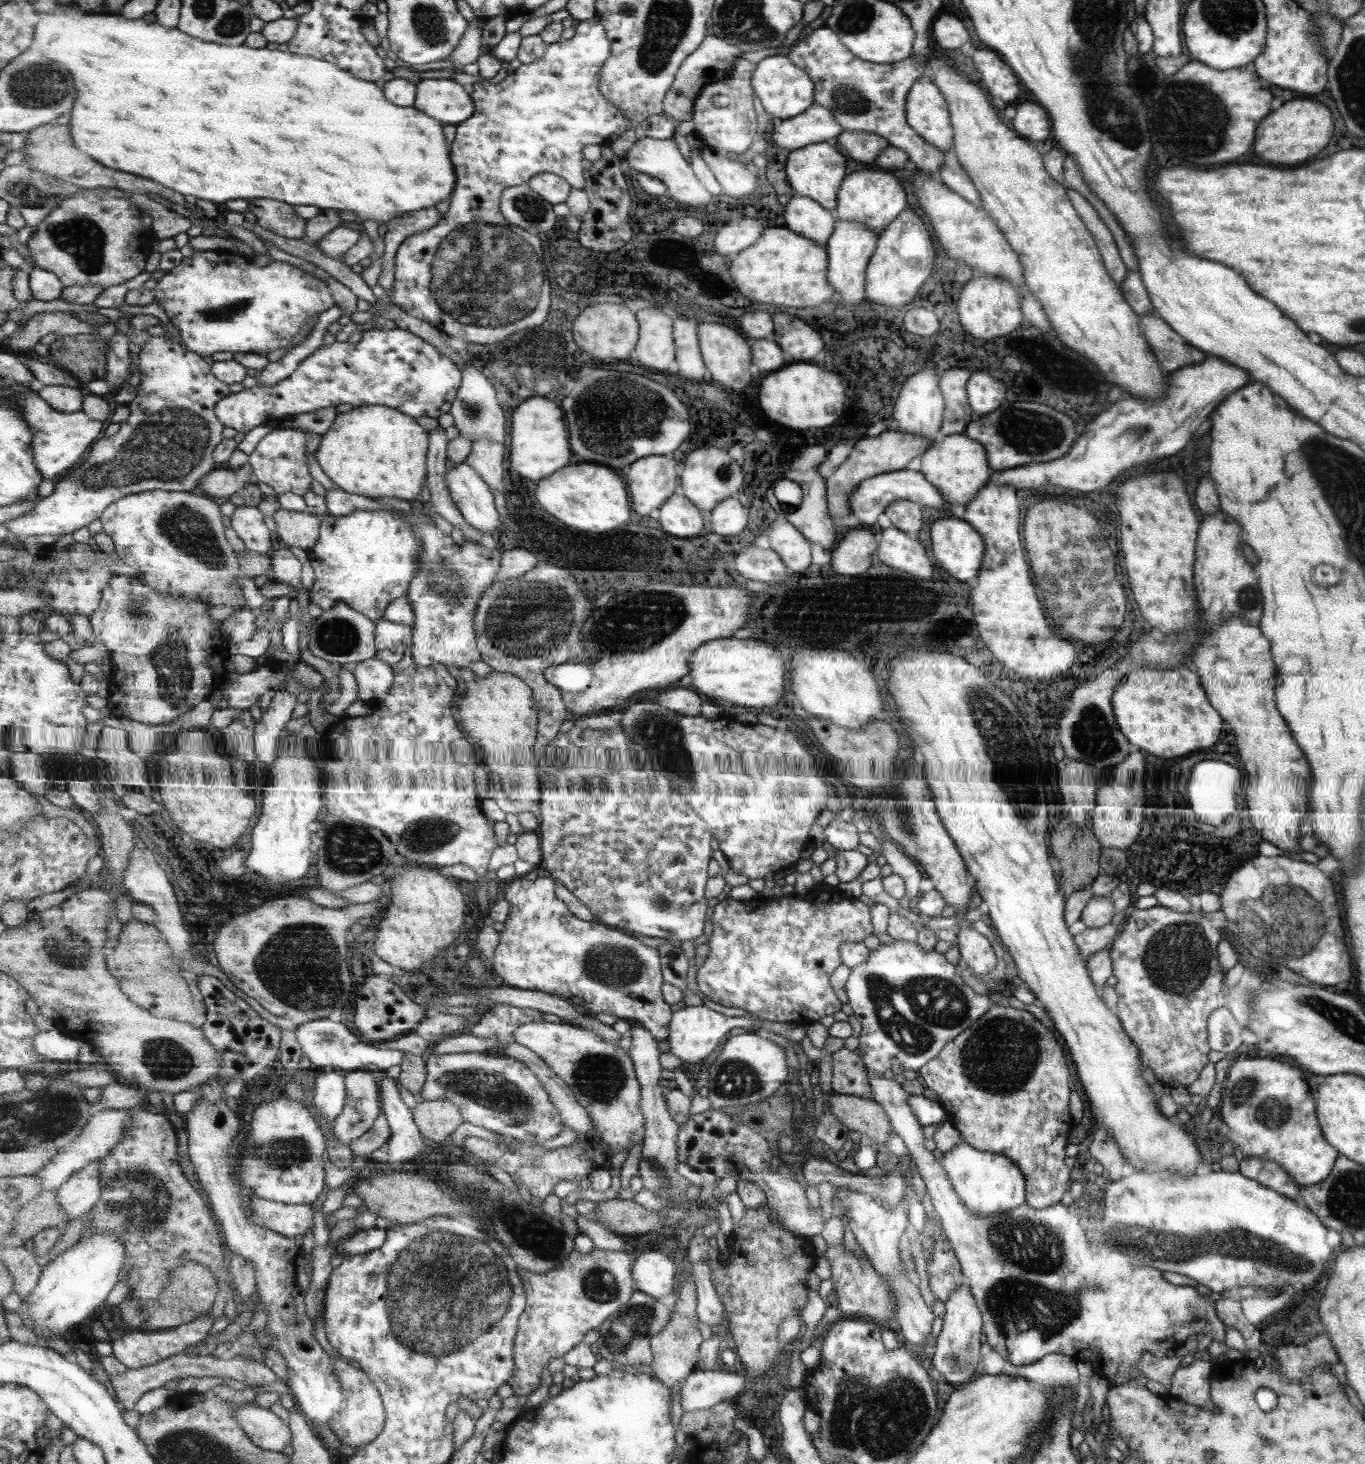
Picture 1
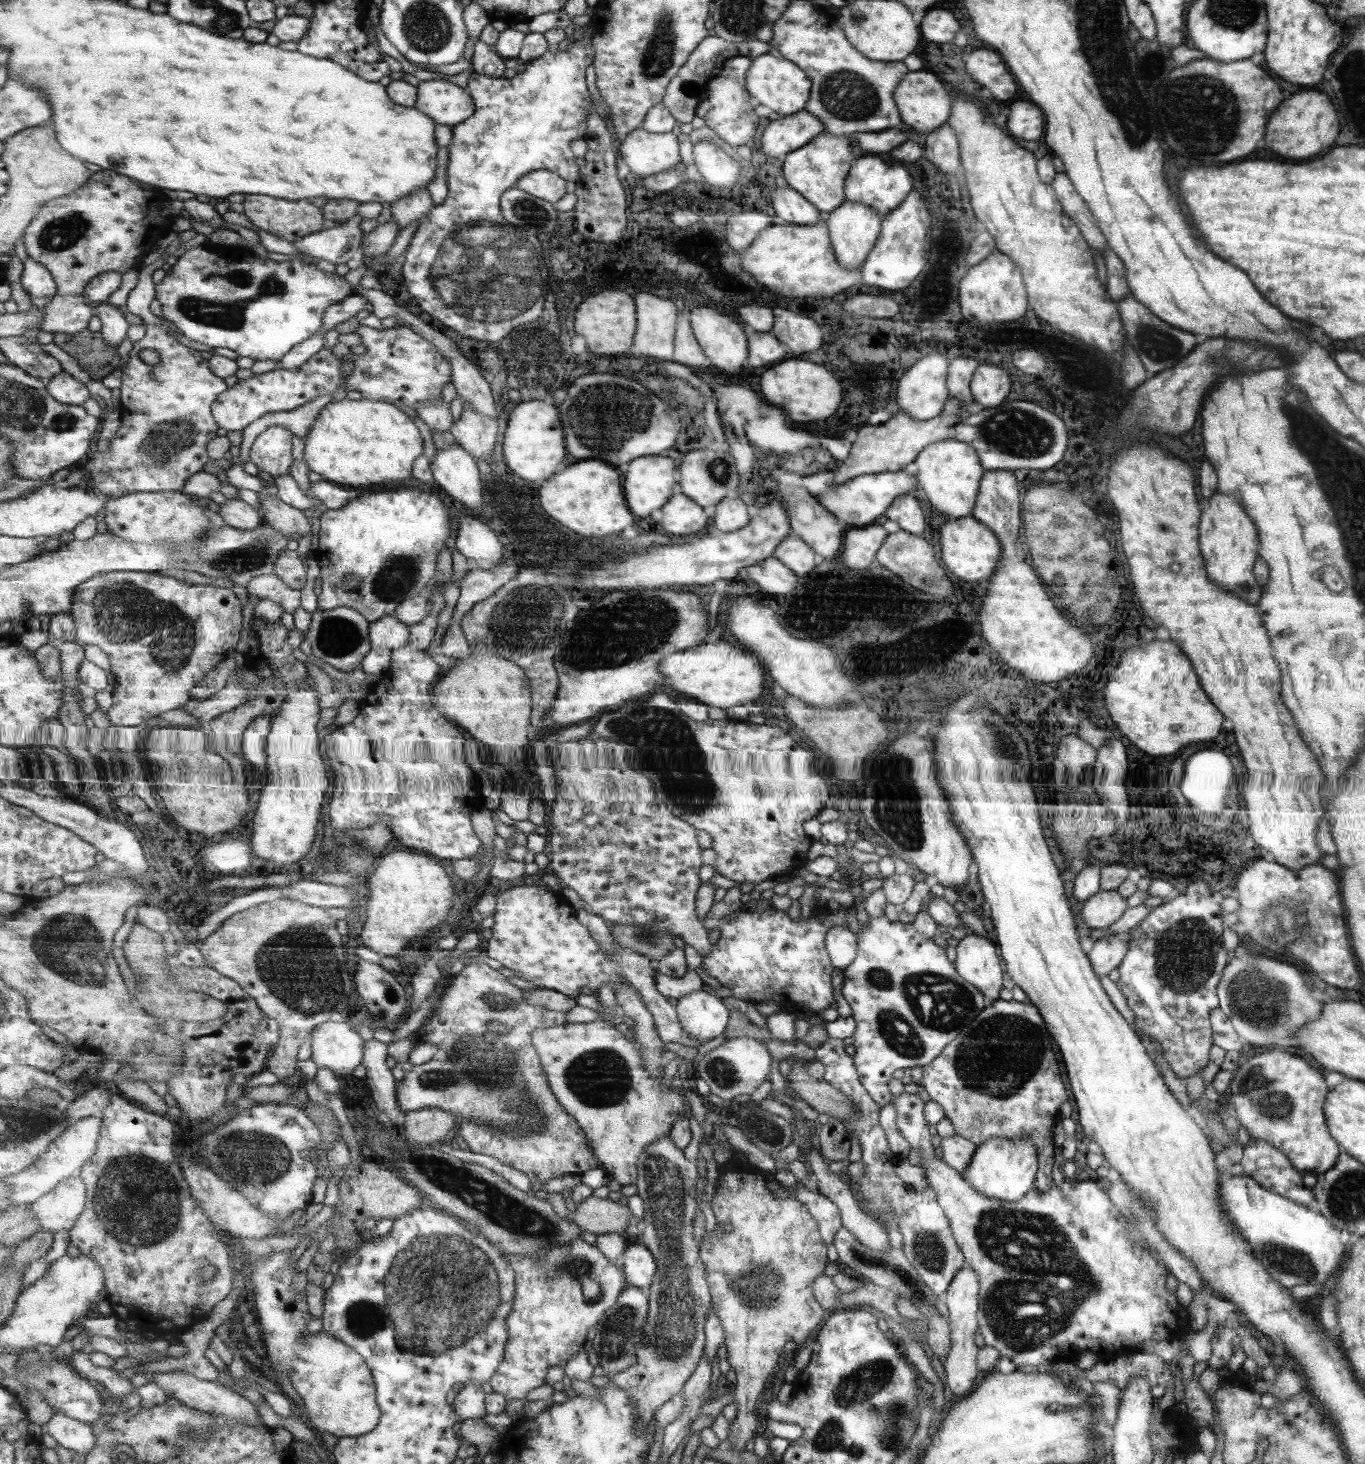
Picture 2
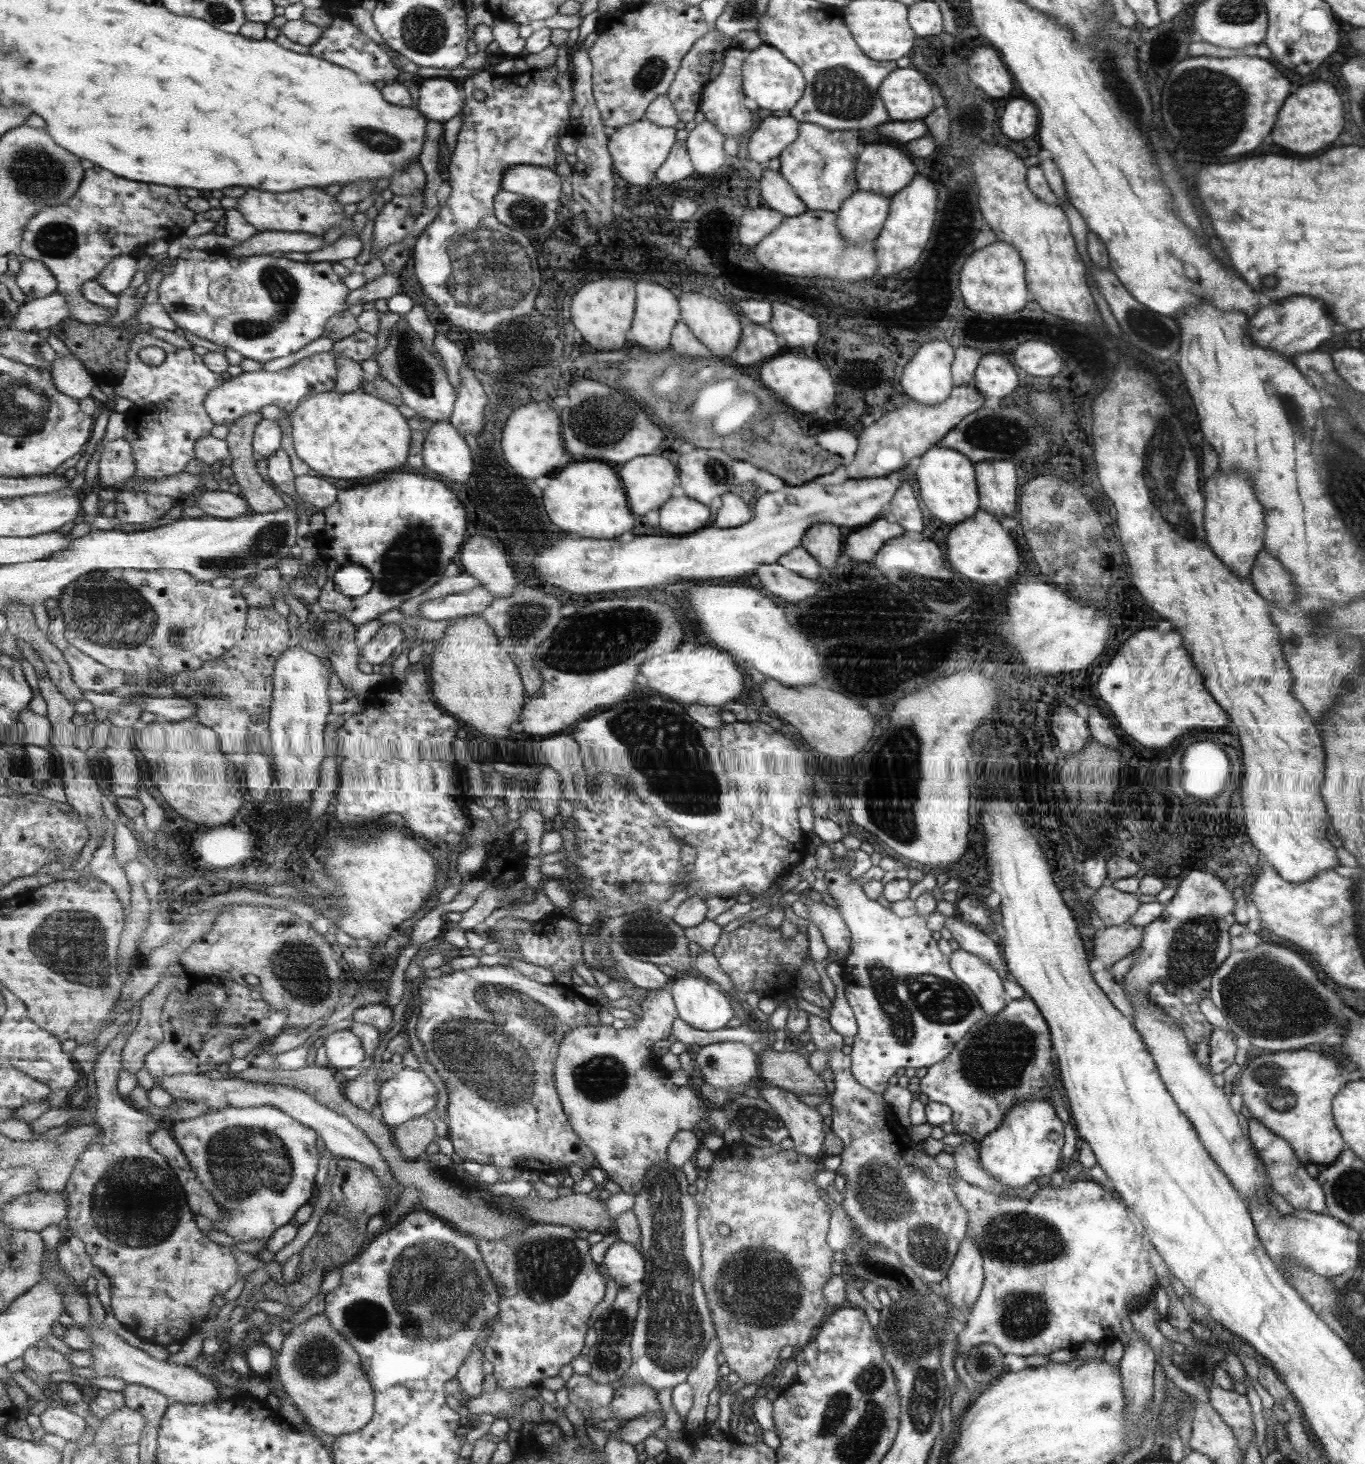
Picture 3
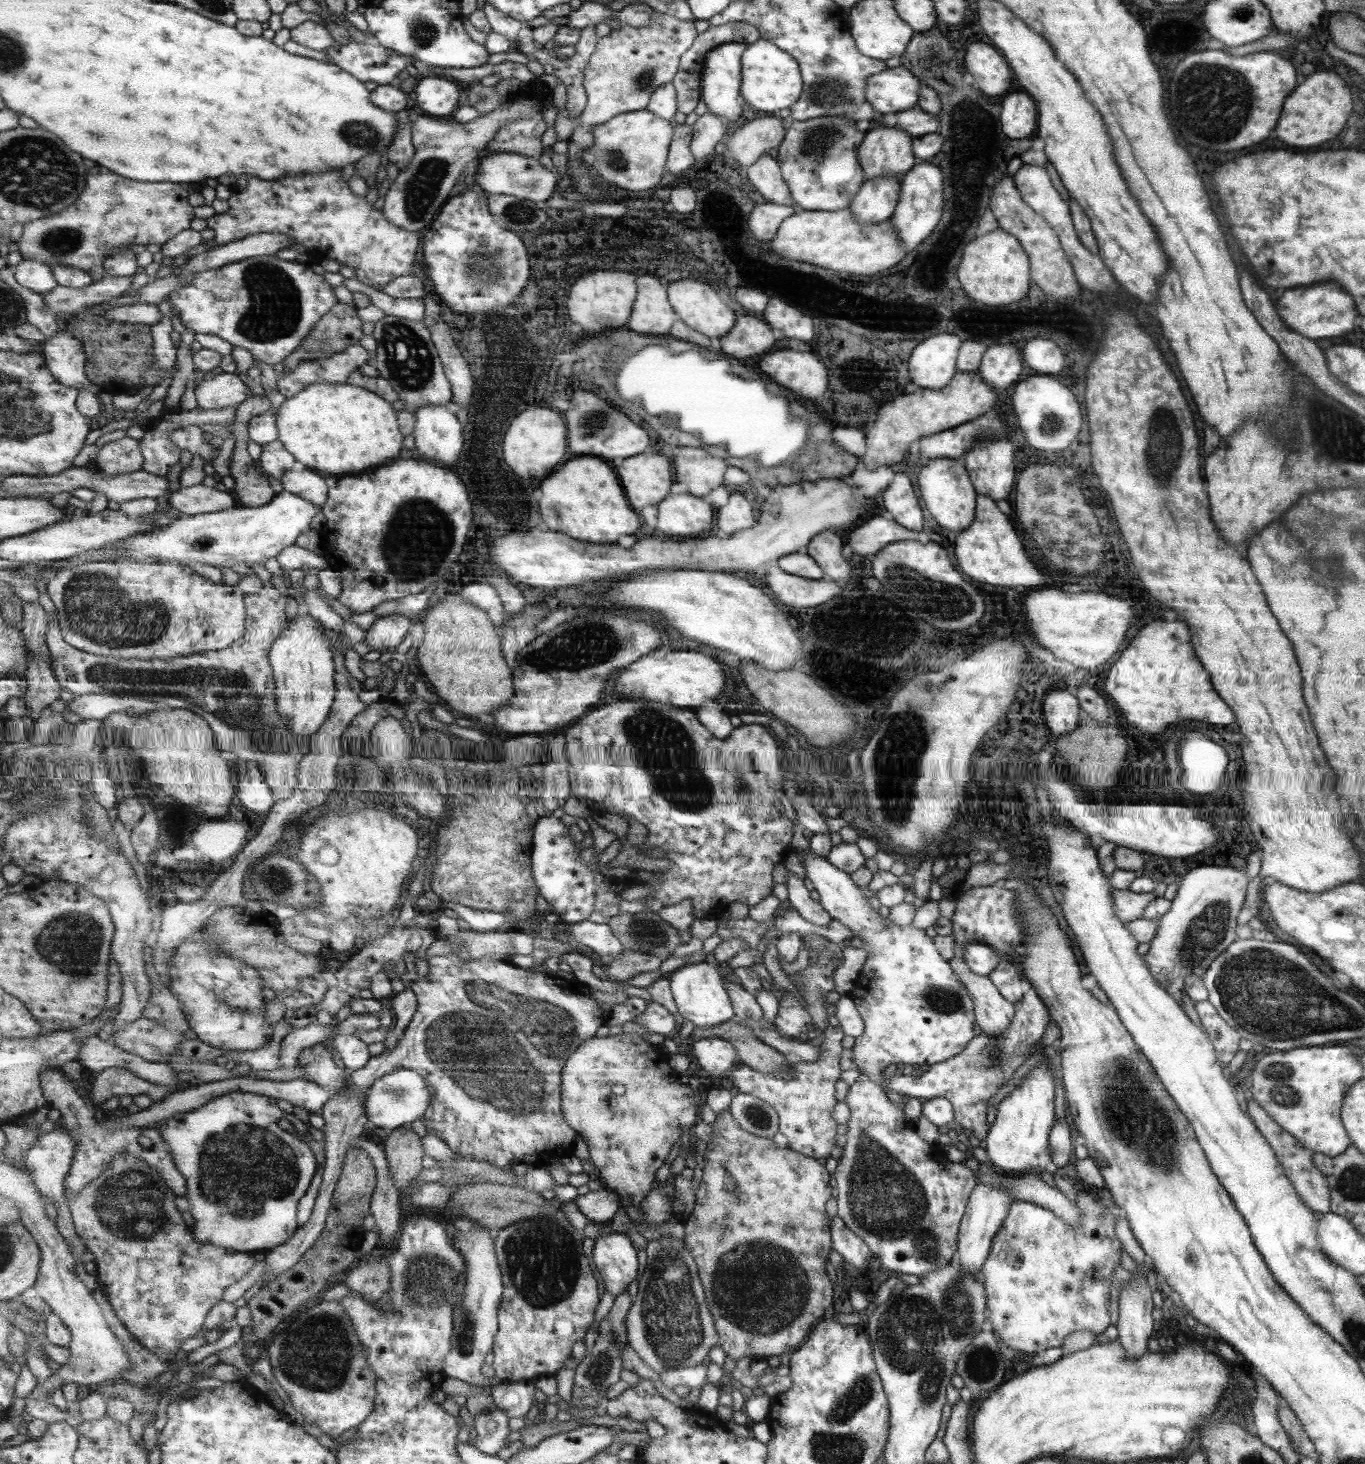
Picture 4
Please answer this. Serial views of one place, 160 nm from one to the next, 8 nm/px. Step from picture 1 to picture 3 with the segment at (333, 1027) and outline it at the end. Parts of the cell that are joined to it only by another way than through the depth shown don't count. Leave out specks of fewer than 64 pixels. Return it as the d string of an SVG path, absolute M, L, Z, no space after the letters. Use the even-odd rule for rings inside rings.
M335 1031L326 1036L324 1044L329 1062L335 1069L361 1068L365 1064L368 1052L362 1040L351 1031Z

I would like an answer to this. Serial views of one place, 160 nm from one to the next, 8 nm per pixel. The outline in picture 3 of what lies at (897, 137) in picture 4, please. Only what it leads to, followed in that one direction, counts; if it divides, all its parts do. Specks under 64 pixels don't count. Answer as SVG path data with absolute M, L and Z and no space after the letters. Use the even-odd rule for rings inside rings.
M878 140L864 145L855 176L859 190L891 198L910 184L915 177L915 166L901 150L893 148L893 144L879 144Z

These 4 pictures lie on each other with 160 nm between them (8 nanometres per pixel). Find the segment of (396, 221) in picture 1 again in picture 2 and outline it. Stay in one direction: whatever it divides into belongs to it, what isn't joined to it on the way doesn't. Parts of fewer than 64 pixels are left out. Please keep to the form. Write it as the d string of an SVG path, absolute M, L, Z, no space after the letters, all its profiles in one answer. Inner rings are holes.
M419 187L409 196L399 198L391 204L391 218L400 224L402 230L412 222L423 220L435 206L427 187Z

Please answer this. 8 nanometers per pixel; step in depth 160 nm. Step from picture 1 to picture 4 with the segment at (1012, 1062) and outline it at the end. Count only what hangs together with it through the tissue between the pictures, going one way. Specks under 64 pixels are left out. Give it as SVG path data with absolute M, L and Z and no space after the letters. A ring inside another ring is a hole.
M1030 988L1022 994L1022 999L1014 1003L1014 1017L1011 1019L1007 1031L997 1039L991 1036L979 1034L969 1041L962 1052L946 1061L932 1064L927 1071L919 1077L911 1075L885 1076L883 1069L880 1070L877 1083L885 1084L885 1088L894 1090L909 1099L925 1098L925 1100L944 1098L947 1099L954 1109L954 1121L962 1128L969 1128L974 1136L981 1140L985 1138L988 1128L985 1125L985 1109L988 1098L991 1098L1003 1086L1017 1066L1025 1060L1024 1054L1029 1045L1041 1038L1050 1011L1046 1003L1039 995Z

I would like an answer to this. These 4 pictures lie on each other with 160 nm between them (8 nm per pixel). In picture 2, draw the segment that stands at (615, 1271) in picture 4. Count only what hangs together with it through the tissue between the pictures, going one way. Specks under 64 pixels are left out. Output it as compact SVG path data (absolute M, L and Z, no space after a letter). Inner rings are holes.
M633 1242L623 1256L623 1270L629 1287L650 1289L658 1277L659 1262L646 1245Z

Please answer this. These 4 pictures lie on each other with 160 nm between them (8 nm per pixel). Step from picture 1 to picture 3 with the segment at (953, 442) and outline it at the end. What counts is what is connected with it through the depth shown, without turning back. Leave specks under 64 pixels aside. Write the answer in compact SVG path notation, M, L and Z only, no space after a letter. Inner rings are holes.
M931 446L920 456L915 480L919 498L937 520L958 525L973 517L978 508L978 489L974 465L964 454L945 446Z

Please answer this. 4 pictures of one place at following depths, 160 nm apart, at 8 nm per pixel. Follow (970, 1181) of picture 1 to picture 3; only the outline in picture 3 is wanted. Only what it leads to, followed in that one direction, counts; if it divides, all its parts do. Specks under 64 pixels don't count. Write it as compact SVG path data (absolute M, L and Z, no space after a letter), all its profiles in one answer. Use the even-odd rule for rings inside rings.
M1045 1100L1023 1101L1013 1106L993 1132L977 1142L981 1166L1008 1187L1029 1185L1034 1178L1055 1172L1063 1144L1063 1123Z

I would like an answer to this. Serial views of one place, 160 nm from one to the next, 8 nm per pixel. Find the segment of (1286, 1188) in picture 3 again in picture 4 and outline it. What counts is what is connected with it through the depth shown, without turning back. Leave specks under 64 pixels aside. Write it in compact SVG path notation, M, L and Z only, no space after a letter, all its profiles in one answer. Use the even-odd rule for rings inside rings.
M1248 1096L1244 1097L1244 1101L1247 1114L1251 1114L1251 1118L1255 1118L1254 1125L1259 1126L1258 1131L1263 1135L1263 1138L1267 1138L1267 1142L1271 1142L1271 1146L1275 1146L1274 1154L1279 1154L1279 1162L1283 1162L1282 1169L1287 1170L1286 1177L1291 1178L1291 1186L1294 1186L1295 1192L1297 1192L1299 1198L1302 1199L1312 1211L1317 1211L1320 1214L1328 1213L1330 1210L1330 1185L1327 1182L1326 1175L1314 1165L1313 1153L1307 1150L1294 1135L1283 1130L1282 1127L1263 1110L1263 1107L1259 1106L1258 1102L1255 1102L1255 1100Z

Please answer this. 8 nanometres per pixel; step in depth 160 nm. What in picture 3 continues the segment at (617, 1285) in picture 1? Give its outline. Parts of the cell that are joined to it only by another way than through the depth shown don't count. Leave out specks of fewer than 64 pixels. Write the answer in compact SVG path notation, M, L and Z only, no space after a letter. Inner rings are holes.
M539 1223L527 1228L523 1234L509 1235L503 1240L479 1239L479 1251L501 1293L499 1312L490 1324L492 1333L485 1348L486 1359L493 1365L499 1389L540 1387L546 1378L559 1376L561 1368L570 1365L573 1358L586 1348L586 1324L597 1304L605 1298L607 1284L603 1271L589 1254L591 1244L575 1232L569 1226Z

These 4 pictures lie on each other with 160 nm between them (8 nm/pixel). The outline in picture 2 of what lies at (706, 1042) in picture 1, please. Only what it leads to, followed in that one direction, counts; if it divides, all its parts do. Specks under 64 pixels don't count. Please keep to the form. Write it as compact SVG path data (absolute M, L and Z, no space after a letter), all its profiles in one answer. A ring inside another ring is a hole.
M703 988L684 994L676 1006L682 1029L700 1045L719 1036L727 1024L727 1008Z

